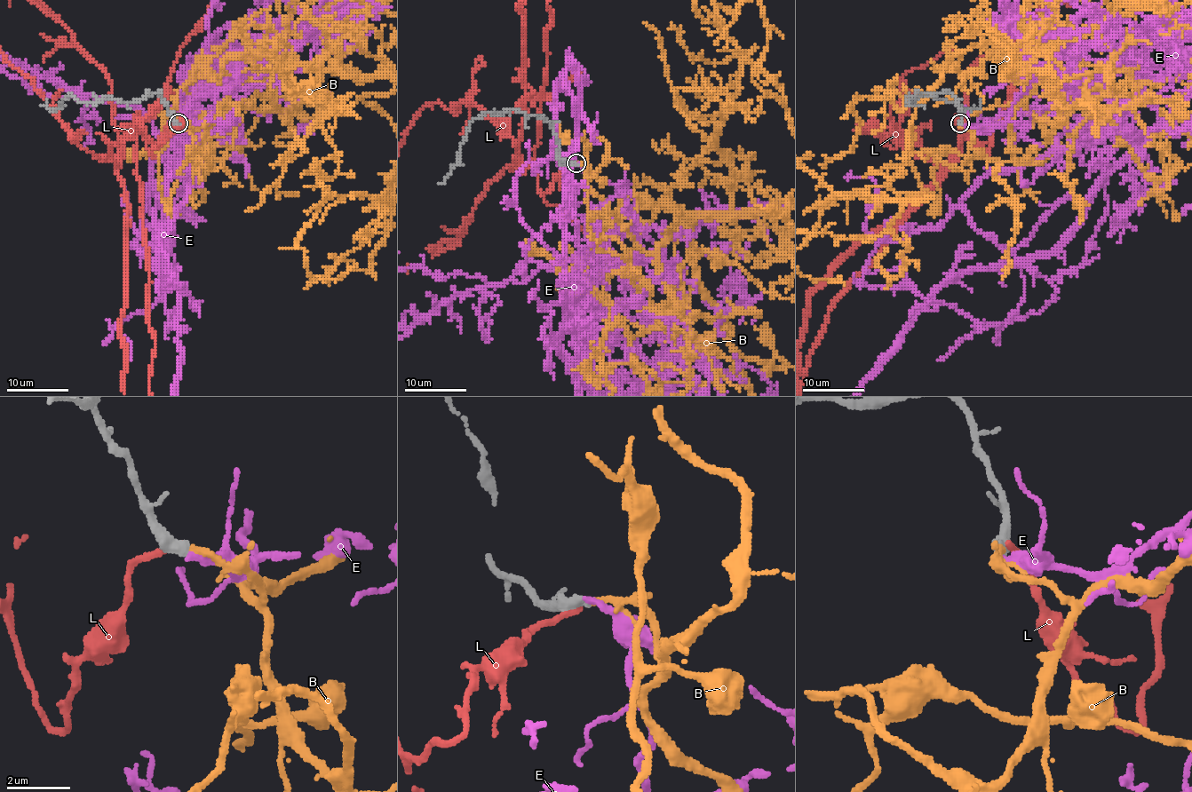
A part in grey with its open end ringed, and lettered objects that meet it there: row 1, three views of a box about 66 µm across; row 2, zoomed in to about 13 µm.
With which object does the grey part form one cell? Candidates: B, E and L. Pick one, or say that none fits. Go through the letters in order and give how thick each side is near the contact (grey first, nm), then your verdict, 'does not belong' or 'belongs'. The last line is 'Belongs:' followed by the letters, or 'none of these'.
B: 440 nm thick on the grey side, 200 nm on the other; belongs
E: 420 nm thick on the grey side, 220 nm on the other; does not belong
L: 480 nm thick on the grey side, 200 nm on the other; does not belong
Belongs: B

